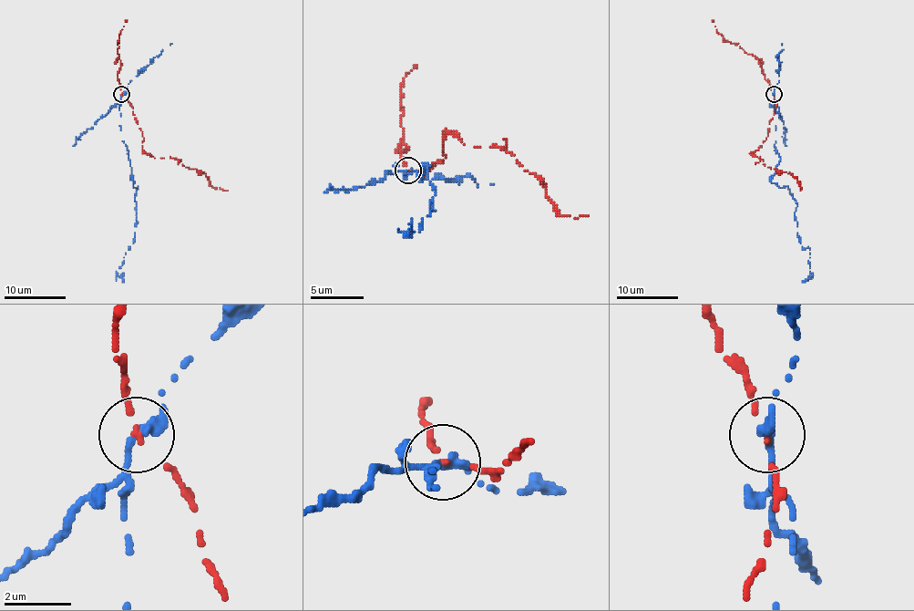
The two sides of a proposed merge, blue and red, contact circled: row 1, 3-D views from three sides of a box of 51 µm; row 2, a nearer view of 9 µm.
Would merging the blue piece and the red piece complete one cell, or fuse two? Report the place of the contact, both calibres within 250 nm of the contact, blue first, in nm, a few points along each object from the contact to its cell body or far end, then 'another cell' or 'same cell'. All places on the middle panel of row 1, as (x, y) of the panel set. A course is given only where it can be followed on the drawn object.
(408, 170) | 360/120 nm | blue via (408, 170), (404, 179), (414, 170), (419, 181), (427, 165), (435, 191), (419, 232), (398, 232), (411, 218) | red via (408, 170), (427, 173), (443, 160), (448, 134), (464, 144), (506, 150), (540, 181), (561, 215), (588, 215) | another cell

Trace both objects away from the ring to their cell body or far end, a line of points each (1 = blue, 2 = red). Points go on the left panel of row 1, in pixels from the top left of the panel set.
1: (122, 94), (119, 109), (122, 140), (135, 187), (138, 186), (135, 242), (124, 264), (116, 271), (124, 282)
2: (122, 94), (133, 108), (145, 153), (155, 158), (179, 160), (189, 169), (204, 173), (211, 186), (227, 191)

